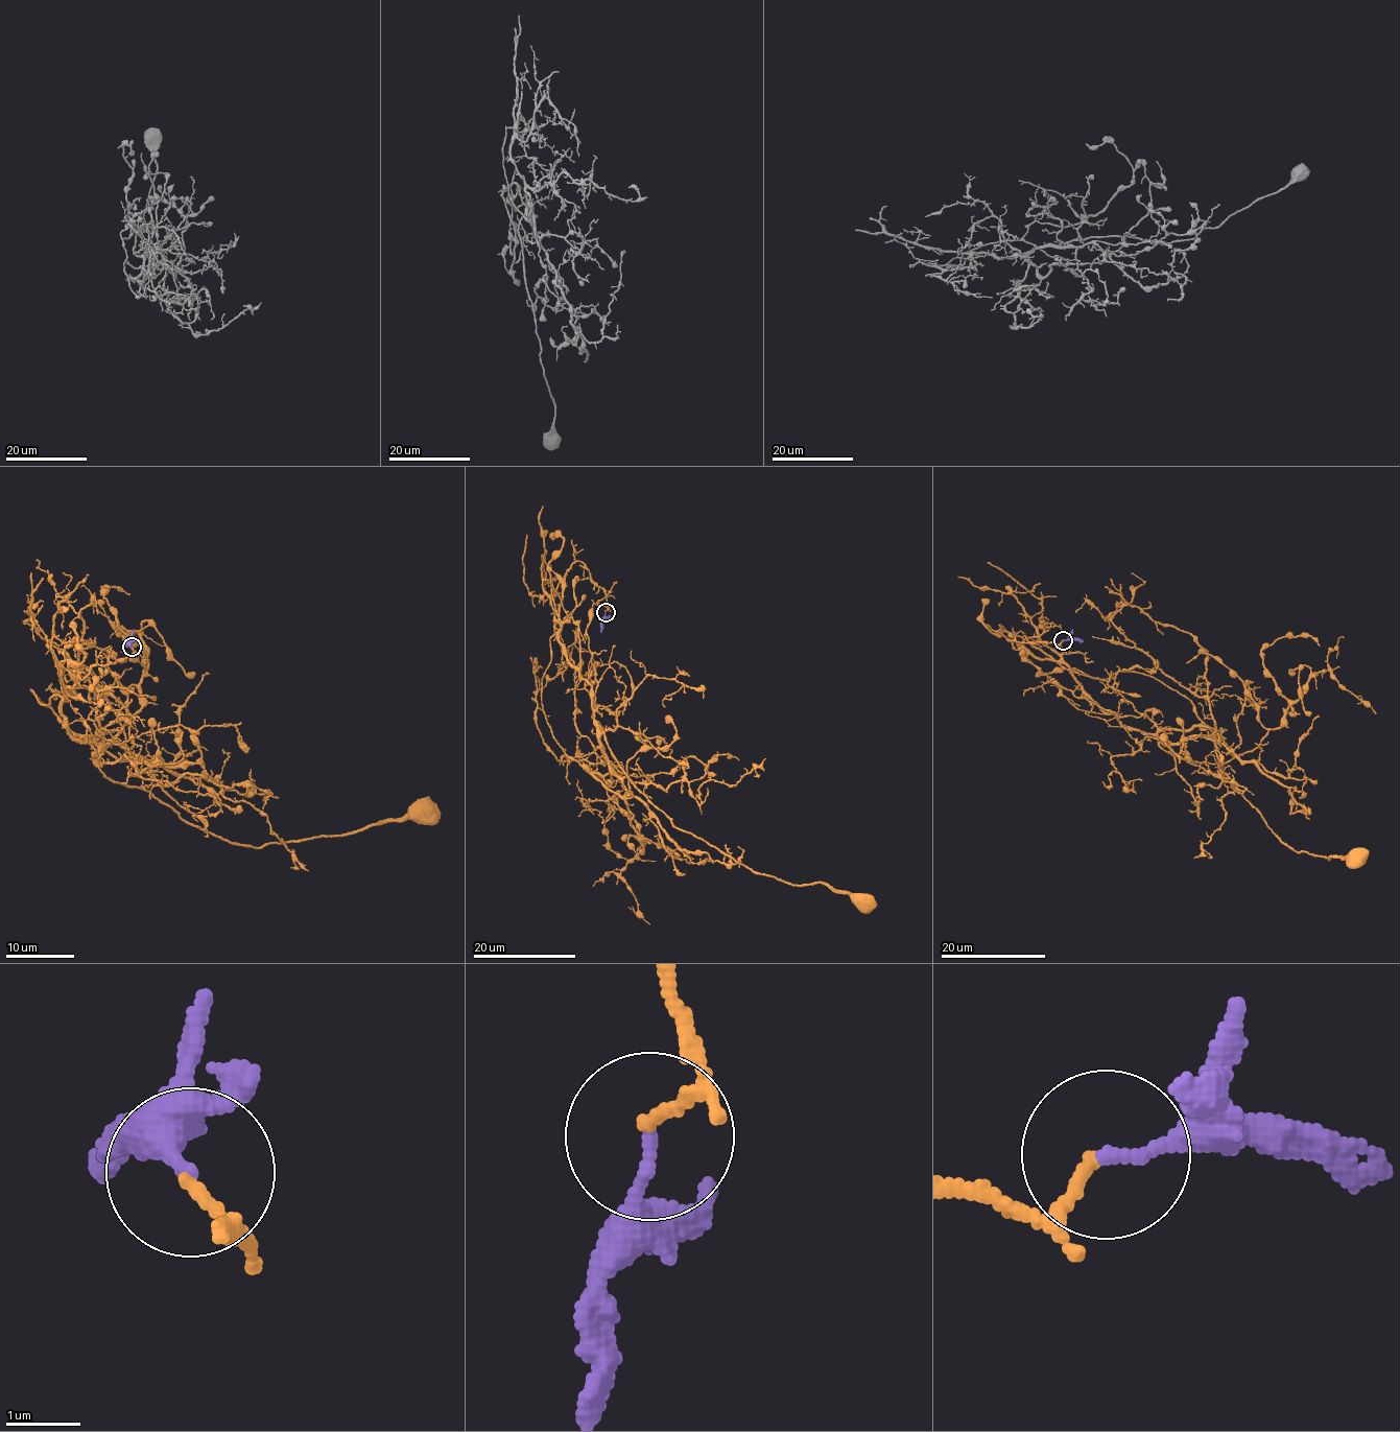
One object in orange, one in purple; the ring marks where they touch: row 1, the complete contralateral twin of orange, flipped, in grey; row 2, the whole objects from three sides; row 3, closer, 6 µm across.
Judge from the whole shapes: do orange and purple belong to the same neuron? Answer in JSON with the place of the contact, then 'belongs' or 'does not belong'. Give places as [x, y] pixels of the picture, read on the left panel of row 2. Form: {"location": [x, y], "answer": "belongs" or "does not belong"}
{"location": [132, 647], "answer": "does not belong"}

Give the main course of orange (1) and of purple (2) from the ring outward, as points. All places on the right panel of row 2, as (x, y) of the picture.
1: (1062, 641), (1006, 638), (1017, 650), (1058, 660), (1105, 712), (1229, 781), (1285, 845), (1329, 861), (1359, 860)
2: (1064, 639), (1083, 641)

